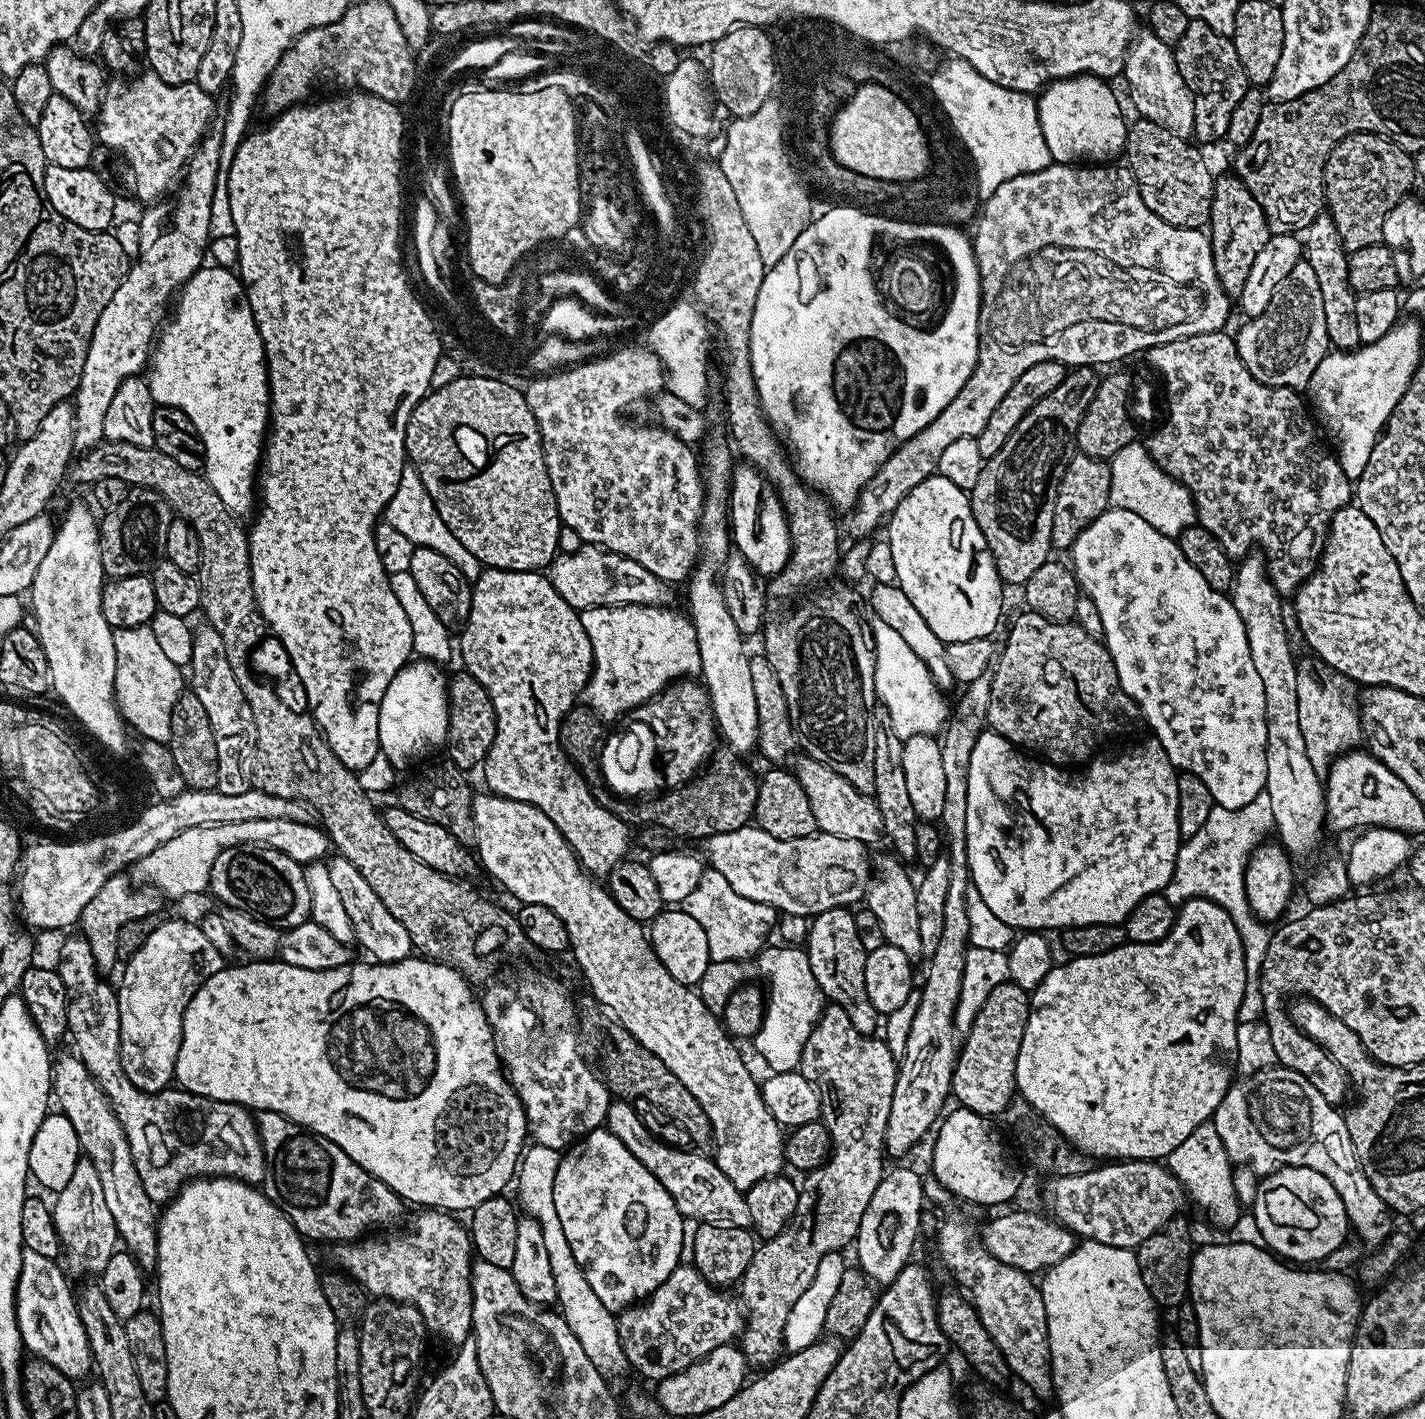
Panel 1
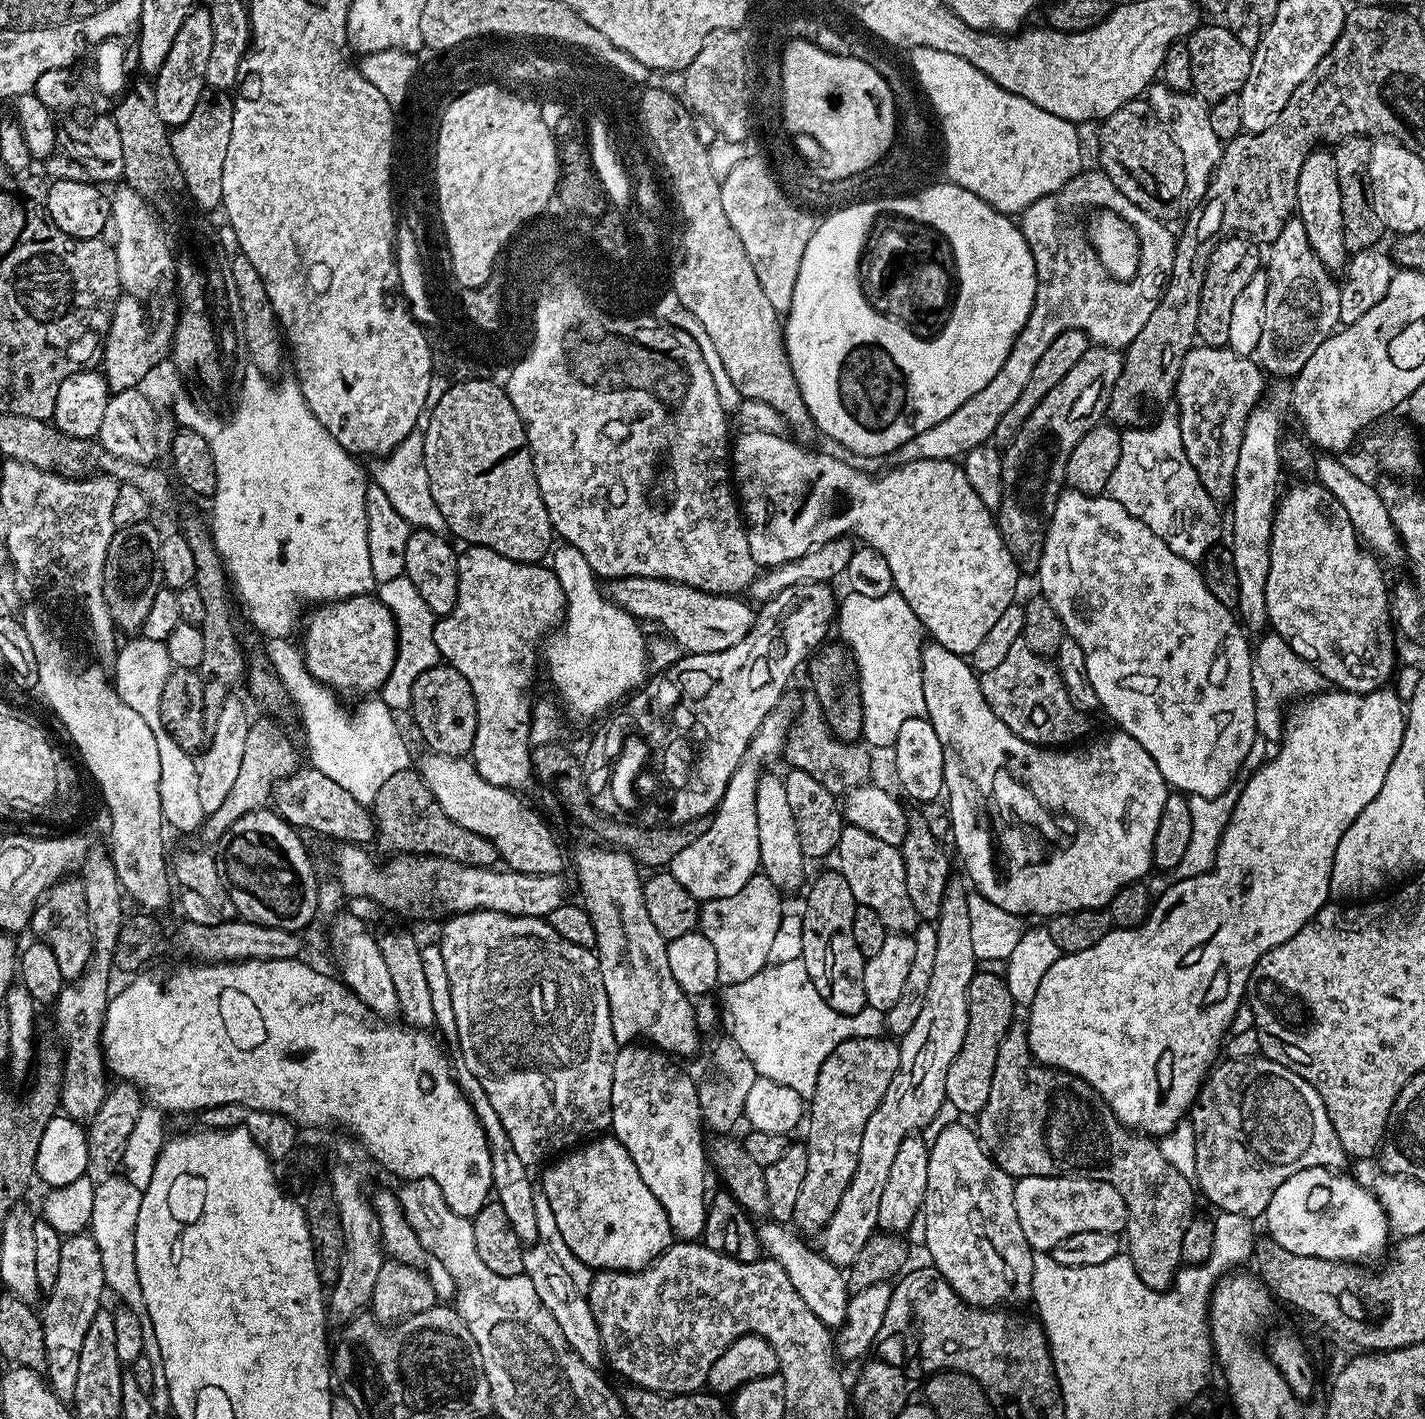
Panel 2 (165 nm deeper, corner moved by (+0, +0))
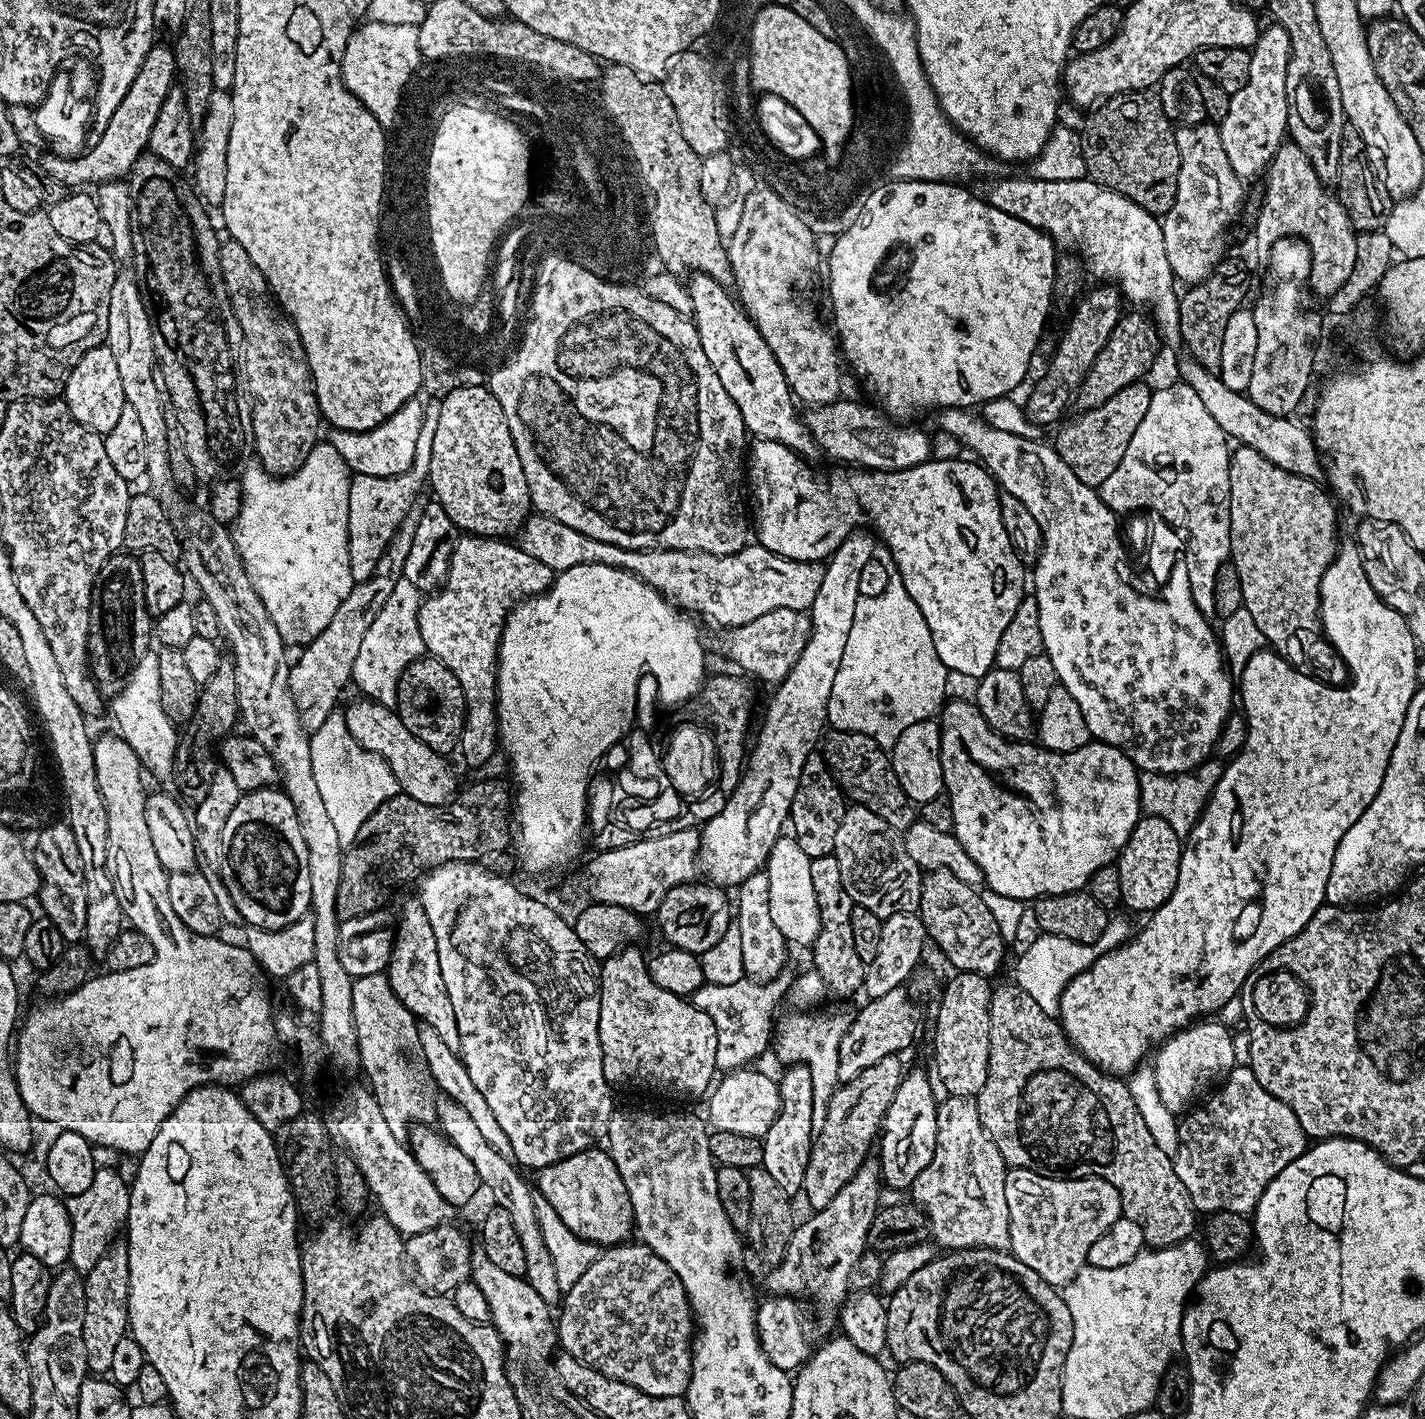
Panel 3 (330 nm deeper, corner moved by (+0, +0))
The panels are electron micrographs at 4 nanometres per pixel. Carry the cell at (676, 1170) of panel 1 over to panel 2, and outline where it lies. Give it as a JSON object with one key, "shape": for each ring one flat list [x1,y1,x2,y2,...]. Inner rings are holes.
{"shape":[[775,1222,764,1223,761,1223,756,1230,763,1255,767,1259,778,1262,778,1266,786,1270,786,1278,790,1278,790,1286,794,1286,802,1302,806,1302,806,1306,814,1310,814,1314,827,1328,830,1330,841,1328,846,1318,846,1306,850,1295,845,1273,837,1265,825,1259,819,1251,813,1250,812,1252,808,1249,791,1227]]}

